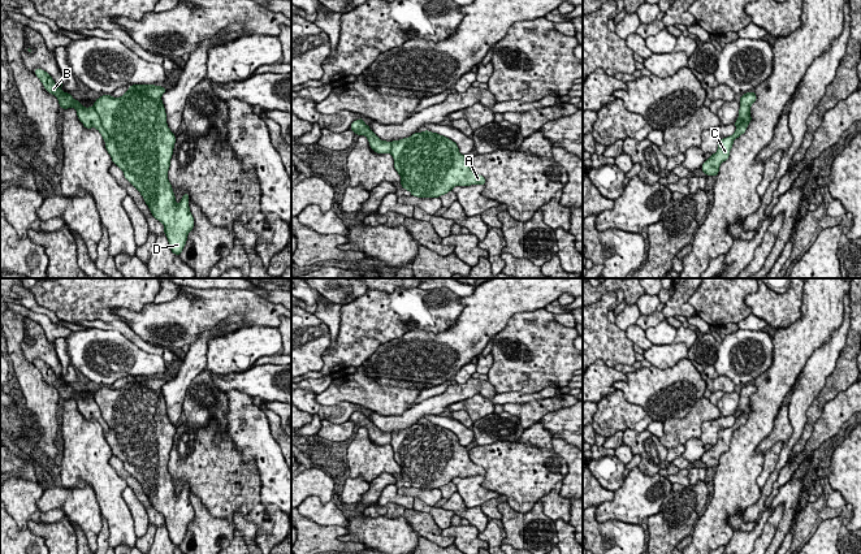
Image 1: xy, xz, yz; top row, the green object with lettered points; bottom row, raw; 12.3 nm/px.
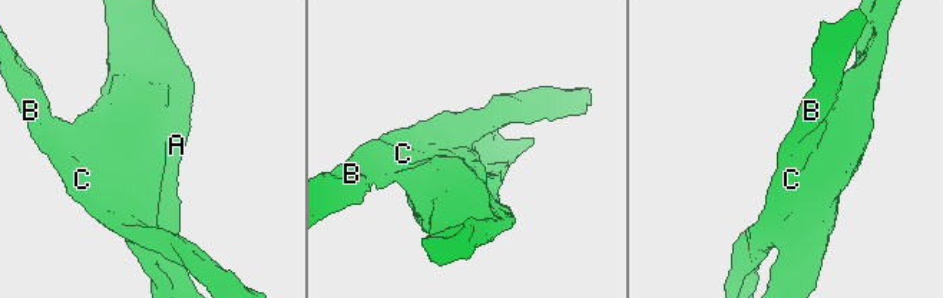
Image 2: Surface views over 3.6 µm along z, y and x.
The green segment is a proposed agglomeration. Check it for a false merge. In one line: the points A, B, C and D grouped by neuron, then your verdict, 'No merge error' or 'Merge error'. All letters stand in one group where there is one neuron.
Groups: A D / B C. Merge error

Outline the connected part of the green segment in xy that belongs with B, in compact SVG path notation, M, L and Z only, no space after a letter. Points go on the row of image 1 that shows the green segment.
M34 69L34 73L43 83L43 87L52 95L55 95L59 100L60 108L68 109L74 108L77 111L78 120L83 124L86 129L95 127L103 137L103 140L107 142L109 135L101 126L101 121L95 108L88 107L85 108L79 100L74 100L69 92L62 92L61 86L59 87L52 77L44 72L43 69Z

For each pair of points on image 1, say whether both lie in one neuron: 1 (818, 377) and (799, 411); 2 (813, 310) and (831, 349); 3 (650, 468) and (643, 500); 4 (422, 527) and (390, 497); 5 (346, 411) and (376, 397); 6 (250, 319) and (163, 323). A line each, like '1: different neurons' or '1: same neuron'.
1: same neuron
2: different neurons
3: different neurons
4: different neurons
5: different neurons
6: same neuron

